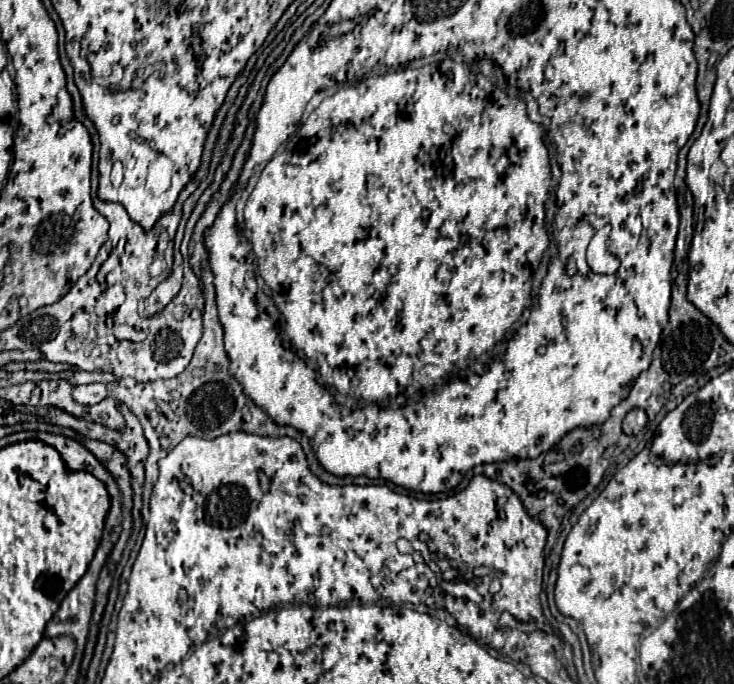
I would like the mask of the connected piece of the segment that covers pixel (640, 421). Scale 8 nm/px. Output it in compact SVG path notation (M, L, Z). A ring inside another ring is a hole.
M632 409L632 411L626 415L624 423L622 423L622 431L624 431L626 435L638 435L638 433L644 429L646 421L648 421L648 417L646 417L644 411Z

